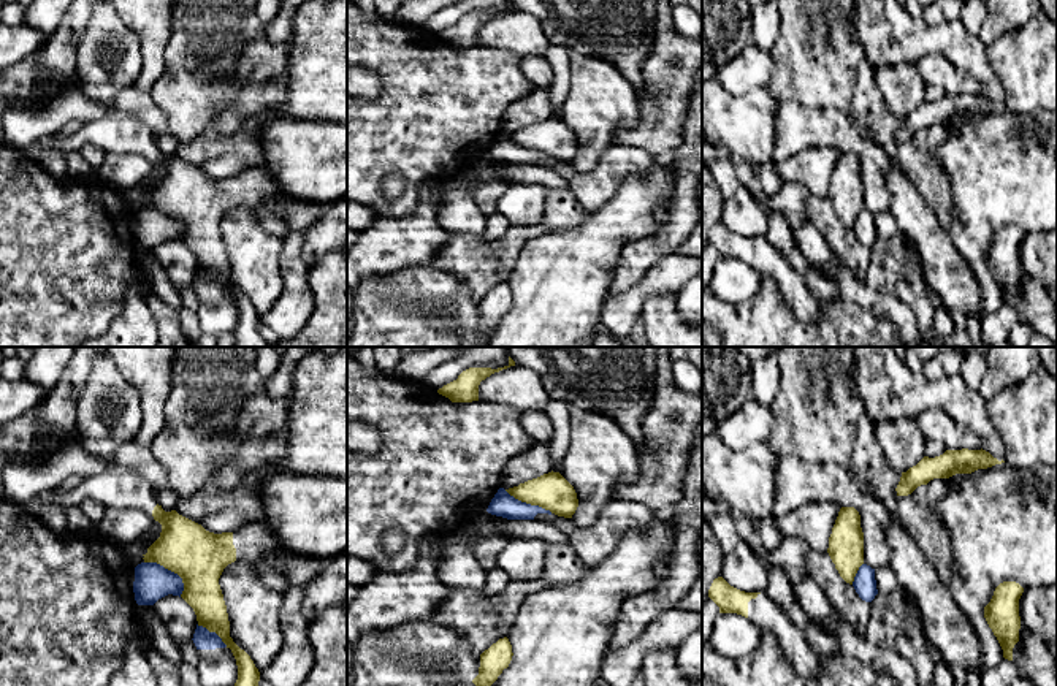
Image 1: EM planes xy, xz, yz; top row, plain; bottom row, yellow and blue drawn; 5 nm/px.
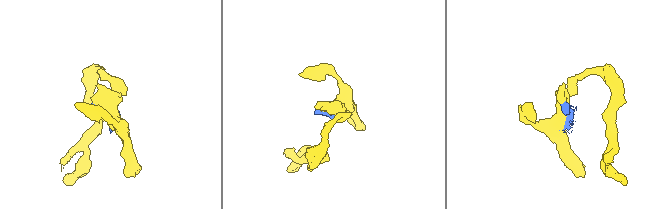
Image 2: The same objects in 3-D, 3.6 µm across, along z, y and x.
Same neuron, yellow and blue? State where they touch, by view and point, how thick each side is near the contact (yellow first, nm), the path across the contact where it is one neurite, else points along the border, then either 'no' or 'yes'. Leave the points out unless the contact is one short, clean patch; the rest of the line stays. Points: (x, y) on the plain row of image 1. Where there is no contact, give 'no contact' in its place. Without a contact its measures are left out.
contact xy (171, 216); calibres 280 and 190 nm; yes

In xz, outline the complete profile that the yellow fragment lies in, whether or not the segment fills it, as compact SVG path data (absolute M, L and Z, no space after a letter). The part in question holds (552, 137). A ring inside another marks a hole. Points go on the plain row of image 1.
M551 116L513 133L499 133L487 157L507 165L534 165L537 158L572 163L577 152L574 131Z

